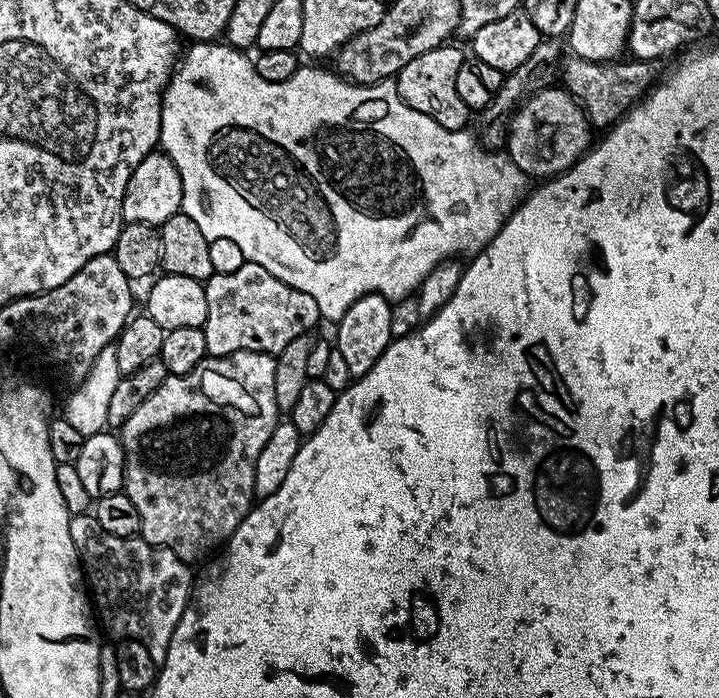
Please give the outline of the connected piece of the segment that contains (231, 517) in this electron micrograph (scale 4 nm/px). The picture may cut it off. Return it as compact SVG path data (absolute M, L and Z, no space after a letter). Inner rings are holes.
M235 352L229 356L208 356L202 362L198 362L198 366L190 370L190 374L168 375L162 386L158 386L158 390L154 390L154 394L150 394L150 398L146 398L146 402L142 402L142 406L138 406L138 410L134 410L134 414L130 414L130 418L126 418L126 422L119 425L118 439L124 451L122 491L130 498L130 502L134 502L134 507L138 510L139 535L147 544L170 550L185 562L193 562L192 560L202 559L207 552L214 551L216 547L217 551L227 544L234 530L238 530L246 514L254 507L254 466L258 466L258 454L262 454L262 446L270 442L270 434L274 434L278 423L278 409L274 398L275 369L276 357L271 352Z

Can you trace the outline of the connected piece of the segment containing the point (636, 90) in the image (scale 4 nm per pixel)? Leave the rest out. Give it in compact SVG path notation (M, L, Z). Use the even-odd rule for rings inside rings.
M569 55L567 59L563 61L565 64L562 87L580 103L588 115L589 124L596 130L607 130L617 120L621 120L632 109L632 105L637 104L658 80L657 65L651 60L632 58L629 59L629 64L620 64L624 62L601 62L574 55Z

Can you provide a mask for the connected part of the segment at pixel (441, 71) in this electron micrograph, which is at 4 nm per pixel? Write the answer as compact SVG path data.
M449 42L441 48L426 50L426 54L418 54L414 62L406 62L406 66L402 66L394 79L396 92L406 102L406 106L434 118L434 122L446 130L459 132L469 127L470 109L458 95L458 66L462 66L466 52L454 45L455 43Z

